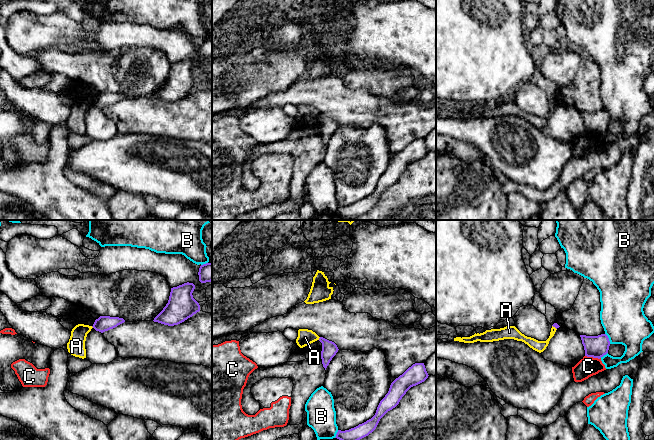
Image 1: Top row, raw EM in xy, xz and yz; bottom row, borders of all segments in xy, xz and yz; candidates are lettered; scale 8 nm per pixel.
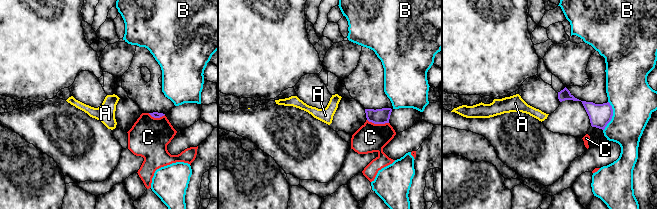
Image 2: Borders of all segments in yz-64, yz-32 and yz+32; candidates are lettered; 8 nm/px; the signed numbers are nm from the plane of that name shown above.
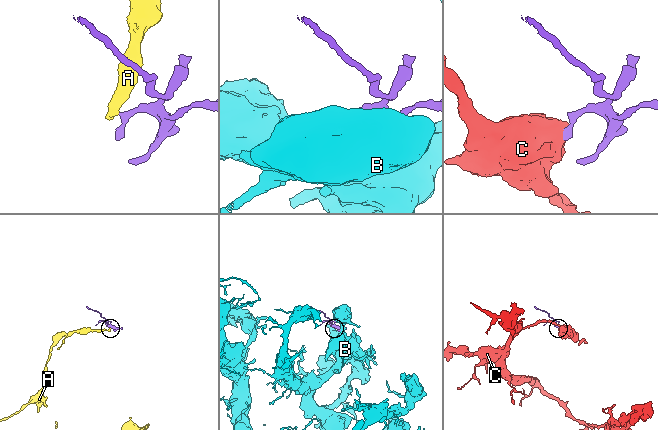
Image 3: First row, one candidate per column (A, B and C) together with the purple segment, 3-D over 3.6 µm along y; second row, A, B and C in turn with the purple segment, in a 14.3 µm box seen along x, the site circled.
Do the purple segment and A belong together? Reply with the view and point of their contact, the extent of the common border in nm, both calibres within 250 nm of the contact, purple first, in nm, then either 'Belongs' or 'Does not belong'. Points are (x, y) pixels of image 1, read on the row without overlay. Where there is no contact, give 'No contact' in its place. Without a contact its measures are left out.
Touches purple at xz (319, 114). Shared border 30 nm. Thickness 130 nm (purple) against 130 nm. Does not belong

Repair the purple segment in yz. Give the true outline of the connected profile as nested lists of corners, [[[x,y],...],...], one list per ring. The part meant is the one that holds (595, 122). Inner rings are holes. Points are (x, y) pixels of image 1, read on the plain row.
[[[606,110],[598,112],[580,111],[585,132],[600,135],[608,129],[610,117]]]

